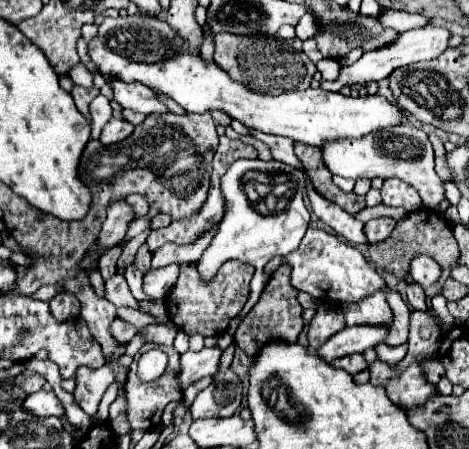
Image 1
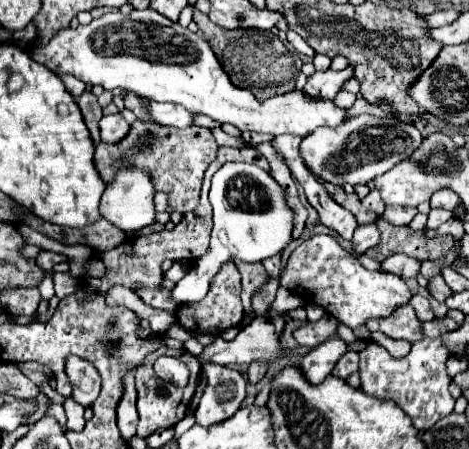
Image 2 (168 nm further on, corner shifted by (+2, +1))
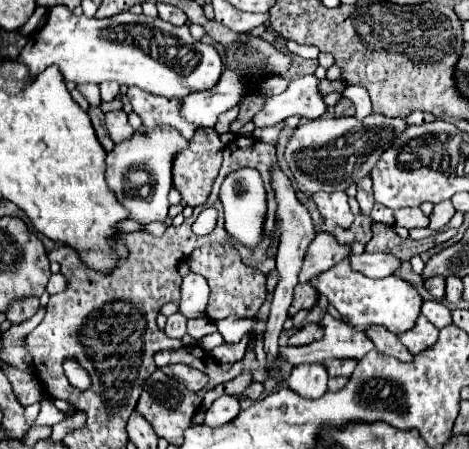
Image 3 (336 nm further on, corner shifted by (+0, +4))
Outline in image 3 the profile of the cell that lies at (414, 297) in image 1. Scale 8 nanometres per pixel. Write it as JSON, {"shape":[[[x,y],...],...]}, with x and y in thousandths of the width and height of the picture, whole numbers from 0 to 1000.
{"shape":[[[906,668],[902,673],[902,686],[898,686],[898,699],[932,731],[949,731],[962,722],[962,690],[945,677],[945,673],[932,673],[932,668]]]}

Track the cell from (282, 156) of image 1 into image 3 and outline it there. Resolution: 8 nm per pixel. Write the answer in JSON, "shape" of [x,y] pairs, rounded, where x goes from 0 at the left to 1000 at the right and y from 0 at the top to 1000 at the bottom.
{"shape":[[[680,428],[680,432],[667,432],[667,450],[676,454],[676,463],[693,490],[714,490],[727,508],[748,503],[753,477],[748,477],[744,441],[736,428],[714,428],[714,432]]]}

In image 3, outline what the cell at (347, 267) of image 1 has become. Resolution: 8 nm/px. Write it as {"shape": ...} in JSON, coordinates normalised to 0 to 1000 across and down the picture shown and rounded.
{"shape":[[[740,575],[706,601],[680,610],[672,624],[663,624],[663,633],[676,641],[680,655],[693,655],[701,664],[701,677],[710,677],[723,699],[740,704],[757,726],[804,722],[821,726],[838,744],[859,744],[885,726],[885,713],[898,699],[902,664],[872,628],[846,615],[795,624],[774,610],[753,610],[748,592],[740,592]]]}

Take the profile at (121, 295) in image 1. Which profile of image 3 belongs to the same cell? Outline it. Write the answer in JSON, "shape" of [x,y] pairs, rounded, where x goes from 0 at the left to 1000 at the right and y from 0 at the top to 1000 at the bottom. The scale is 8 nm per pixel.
{"shape":[[[369,699],[356,708],[356,726],[352,726],[352,744],[365,753],[390,753],[394,748],[394,708],[386,699]]]}

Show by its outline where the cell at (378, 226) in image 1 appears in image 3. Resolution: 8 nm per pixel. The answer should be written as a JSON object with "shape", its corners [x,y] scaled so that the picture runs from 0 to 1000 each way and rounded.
{"shape":[[[693,517],[676,521],[663,535],[663,548],[655,552],[646,592],[638,601],[638,633],[650,633],[663,619],[672,619],[676,610],[710,597],[719,584],[727,584],[744,566],[748,566],[744,548],[719,543],[719,535]]]}

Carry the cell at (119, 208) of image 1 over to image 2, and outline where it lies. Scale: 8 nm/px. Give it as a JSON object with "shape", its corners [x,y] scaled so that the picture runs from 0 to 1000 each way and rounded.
{"shape":[[[262,376],[258,385],[249,385],[249,394],[241,399],[237,412],[228,412],[220,439],[215,439],[215,457],[211,457],[211,474],[220,488],[228,488],[232,497],[241,497],[245,506],[254,506],[258,514],[296,514],[309,501],[330,497],[330,465],[326,465],[326,434],[330,421],[318,403],[318,390],[309,381],[296,376]]]}

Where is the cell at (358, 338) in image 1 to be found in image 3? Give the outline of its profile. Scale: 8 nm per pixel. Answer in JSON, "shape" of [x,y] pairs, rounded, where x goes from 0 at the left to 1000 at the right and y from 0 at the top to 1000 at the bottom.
{"shape":[[[642,811],[625,815],[612,860],[646,886],[684,886],[697,873],[697,824],[689,811]]]}

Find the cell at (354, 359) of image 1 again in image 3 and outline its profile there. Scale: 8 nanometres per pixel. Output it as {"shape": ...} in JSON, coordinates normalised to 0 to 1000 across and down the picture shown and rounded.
{"shape":[[[693,802],[689,811],[693,811],[693,820],[697,820],[706,842],[710,837],[736,837],[736,842],[744,842],[753,833],[757,815],[761,815],[757,802]]]}

